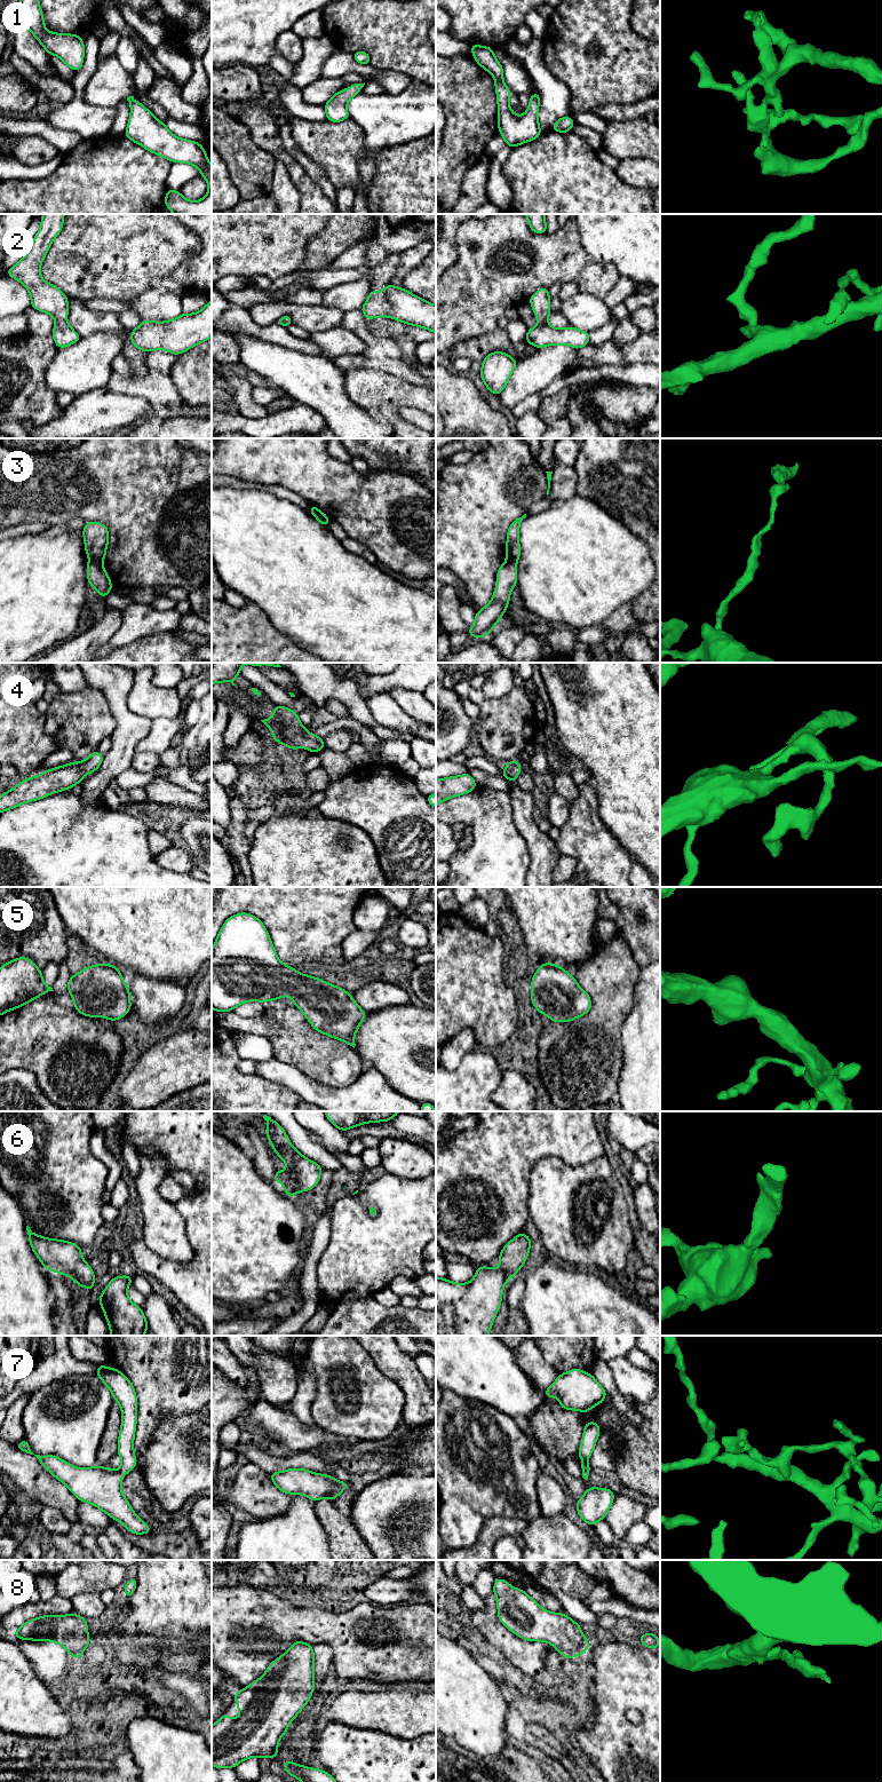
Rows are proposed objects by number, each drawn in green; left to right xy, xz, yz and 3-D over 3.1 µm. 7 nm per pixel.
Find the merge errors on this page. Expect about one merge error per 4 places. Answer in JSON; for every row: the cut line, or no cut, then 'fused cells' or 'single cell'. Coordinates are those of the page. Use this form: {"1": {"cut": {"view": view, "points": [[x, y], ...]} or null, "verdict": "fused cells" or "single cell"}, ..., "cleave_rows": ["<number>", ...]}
{"1": {"cut": null, "verdict": "single cell"}, "2": {"cut": null, "verdict": "single cell"}, "3": {"cut": {"view": "xy", "points": [[89, 560], [101, 564]]}, "verdict": "fused cells"}, "4": {"cut": null, "verdict": "single cell"}, "5": {"cut": null, "verdict": "single cell"}, "6": {"cut": null, "verdict": "single cell"}, "7": {"cut": null, "verdict": "single cell"}, "8": {"cut": null, "verdict": "single cell"}, "cleave_rows": ["3"]}

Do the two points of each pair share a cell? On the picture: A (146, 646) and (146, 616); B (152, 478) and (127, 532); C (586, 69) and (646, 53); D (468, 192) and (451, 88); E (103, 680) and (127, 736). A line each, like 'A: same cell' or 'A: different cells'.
A: different cells
B: same cell
C: same cell
D: different cells
E: same cell

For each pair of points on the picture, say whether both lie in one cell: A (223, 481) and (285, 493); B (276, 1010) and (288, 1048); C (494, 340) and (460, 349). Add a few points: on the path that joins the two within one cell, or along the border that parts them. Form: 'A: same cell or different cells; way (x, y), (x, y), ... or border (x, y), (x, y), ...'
A: same cell; way (238, 484), (270, 489)
B: same cell; way (285, 1019), (288, 1022), (288, 1039)
C: same cell; way (486, 343), (476, 348), (468, 348)

